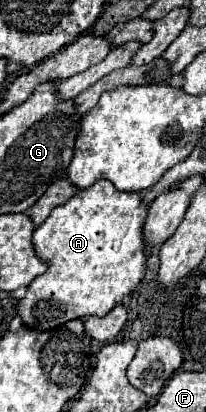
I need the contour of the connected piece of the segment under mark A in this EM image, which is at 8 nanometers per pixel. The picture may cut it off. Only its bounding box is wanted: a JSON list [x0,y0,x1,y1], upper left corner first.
[16,180,148,332]

